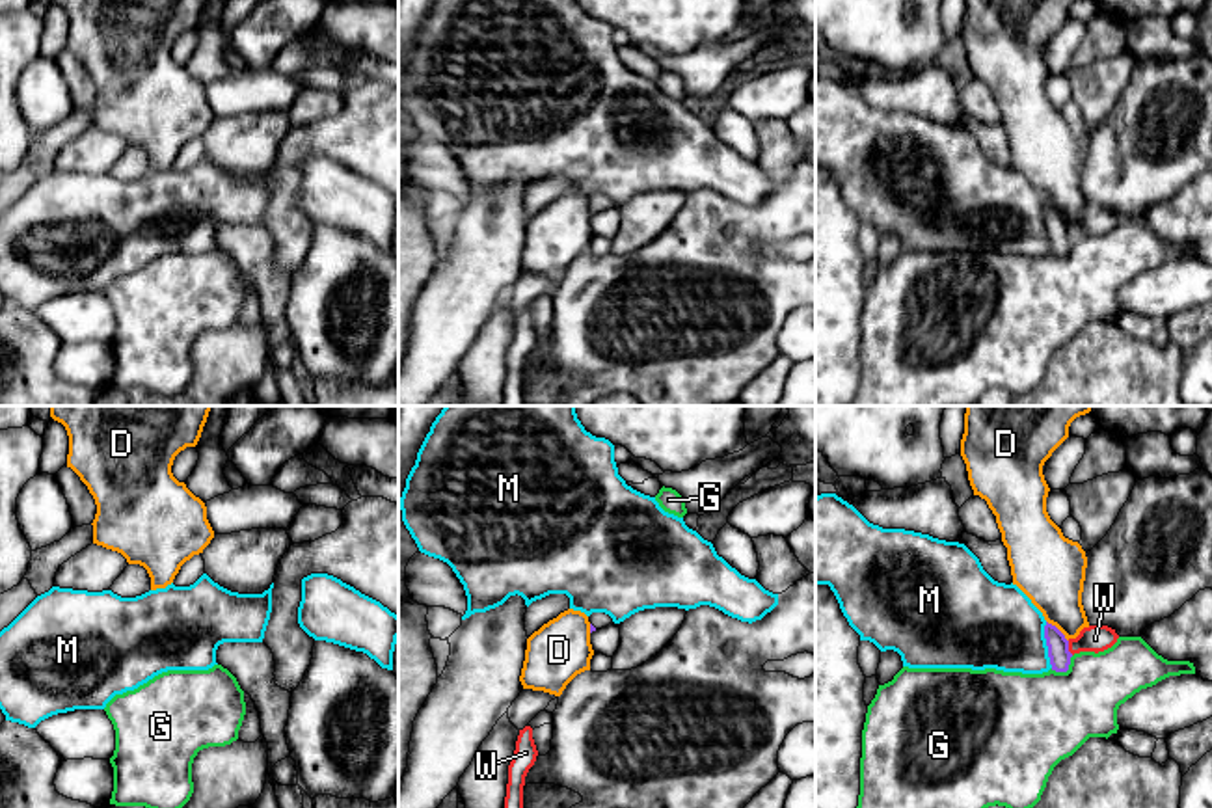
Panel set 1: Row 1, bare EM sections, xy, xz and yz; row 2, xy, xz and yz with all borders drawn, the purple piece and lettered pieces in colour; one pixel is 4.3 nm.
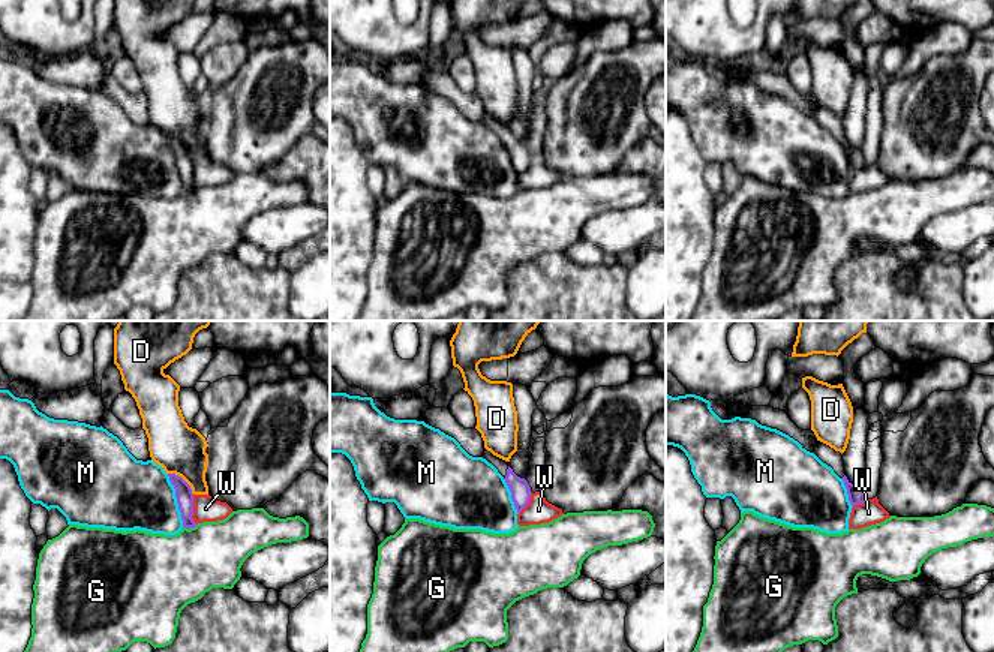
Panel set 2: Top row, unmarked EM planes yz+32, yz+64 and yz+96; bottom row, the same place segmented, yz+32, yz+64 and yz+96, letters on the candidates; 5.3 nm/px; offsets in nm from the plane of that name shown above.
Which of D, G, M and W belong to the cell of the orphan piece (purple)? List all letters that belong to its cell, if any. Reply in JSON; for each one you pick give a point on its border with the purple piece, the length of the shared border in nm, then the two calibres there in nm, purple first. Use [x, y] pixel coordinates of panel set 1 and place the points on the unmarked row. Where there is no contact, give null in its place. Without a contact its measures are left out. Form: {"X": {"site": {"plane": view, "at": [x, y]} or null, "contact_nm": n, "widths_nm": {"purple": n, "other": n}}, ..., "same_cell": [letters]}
{"same_cell": []}

